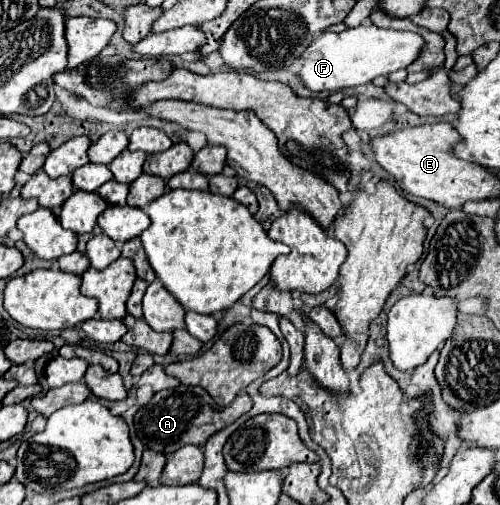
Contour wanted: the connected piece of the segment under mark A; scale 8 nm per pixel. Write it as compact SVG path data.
M179 385L175 389L165 389L161 393L155 393L153 399L139 407L135 413L135 433L143 441L143 445L157 453L173 453L183 445L203 445L213 433L225 429L237 417L247 413L251 409L251 399L247 393L233 399L233 403L225 409L215 409L211 395L201 387L187 387Z

